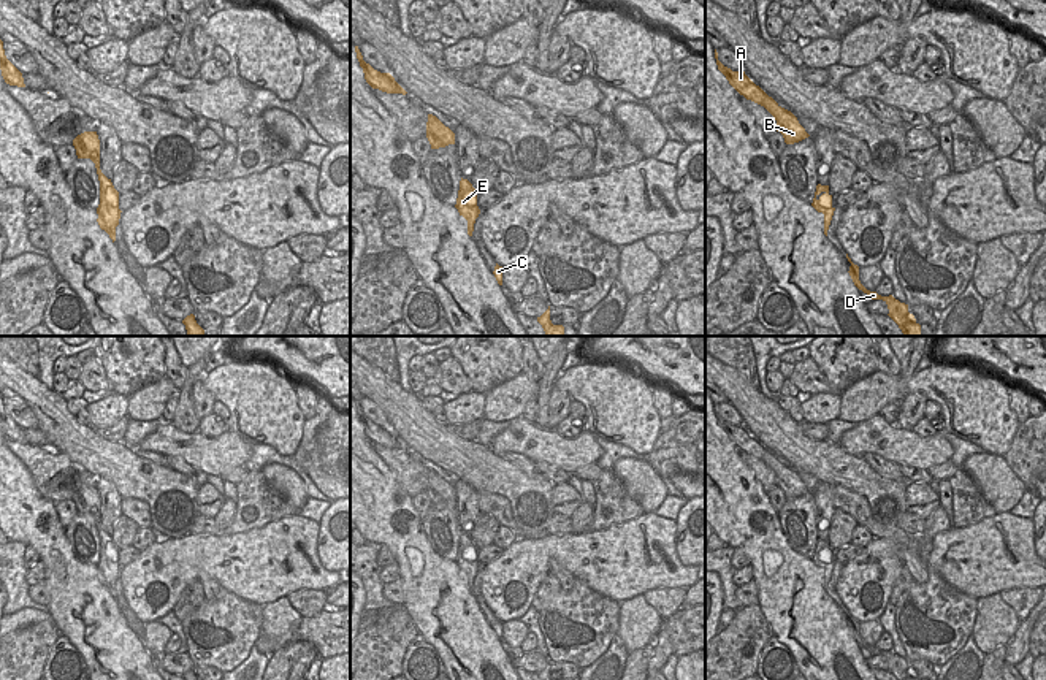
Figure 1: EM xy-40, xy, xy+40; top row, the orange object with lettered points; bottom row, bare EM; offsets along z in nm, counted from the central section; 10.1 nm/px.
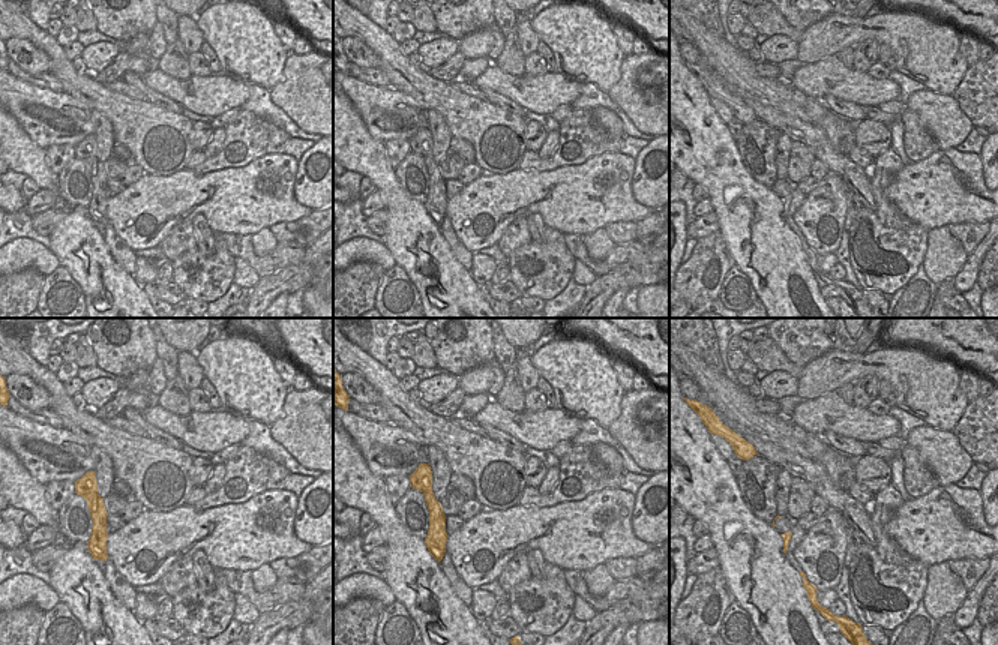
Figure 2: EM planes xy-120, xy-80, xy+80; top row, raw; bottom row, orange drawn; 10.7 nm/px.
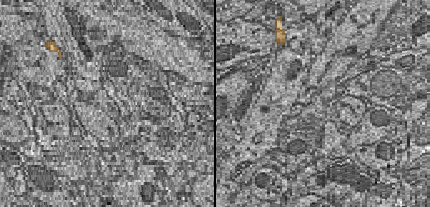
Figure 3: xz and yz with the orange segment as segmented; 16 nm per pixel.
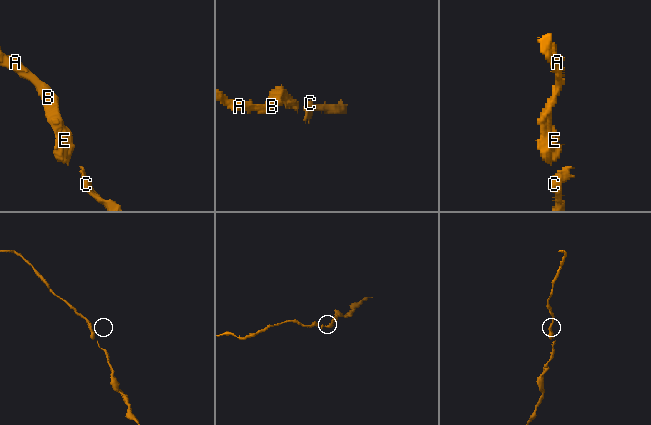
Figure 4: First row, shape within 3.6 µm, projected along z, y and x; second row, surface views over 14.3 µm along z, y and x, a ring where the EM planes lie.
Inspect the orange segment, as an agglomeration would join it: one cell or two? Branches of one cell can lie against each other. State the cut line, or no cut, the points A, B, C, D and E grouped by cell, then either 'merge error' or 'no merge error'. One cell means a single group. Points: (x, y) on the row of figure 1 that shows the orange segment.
cut none; groups A B C D E; no merge error

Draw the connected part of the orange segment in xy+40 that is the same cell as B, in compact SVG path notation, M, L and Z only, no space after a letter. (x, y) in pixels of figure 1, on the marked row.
M715 49L715 59L718 70L726 76L729 84L746 100L751 100L761 106L764 106L777 120L777 132L780 132L784 138L786 144L799 143L810 135L805 128L799 124L797 117L781 108L772 97L769 97L759 86L756 86L745 71L732 71L731 68L724 67L718 60L718 52Z

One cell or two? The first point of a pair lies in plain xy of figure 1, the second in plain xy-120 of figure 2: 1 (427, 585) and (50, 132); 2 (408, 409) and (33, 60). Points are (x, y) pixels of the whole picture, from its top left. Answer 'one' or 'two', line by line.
1: two
2: two

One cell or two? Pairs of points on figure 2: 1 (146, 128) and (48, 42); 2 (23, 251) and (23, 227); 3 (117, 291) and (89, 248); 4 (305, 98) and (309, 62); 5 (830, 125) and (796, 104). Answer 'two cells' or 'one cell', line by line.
1: one cell
2: two cells
3: one cell
4: one cell
5: one cell

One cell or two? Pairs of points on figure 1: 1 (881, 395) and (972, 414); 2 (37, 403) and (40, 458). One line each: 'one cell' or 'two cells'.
1: one cell
2: two cells

